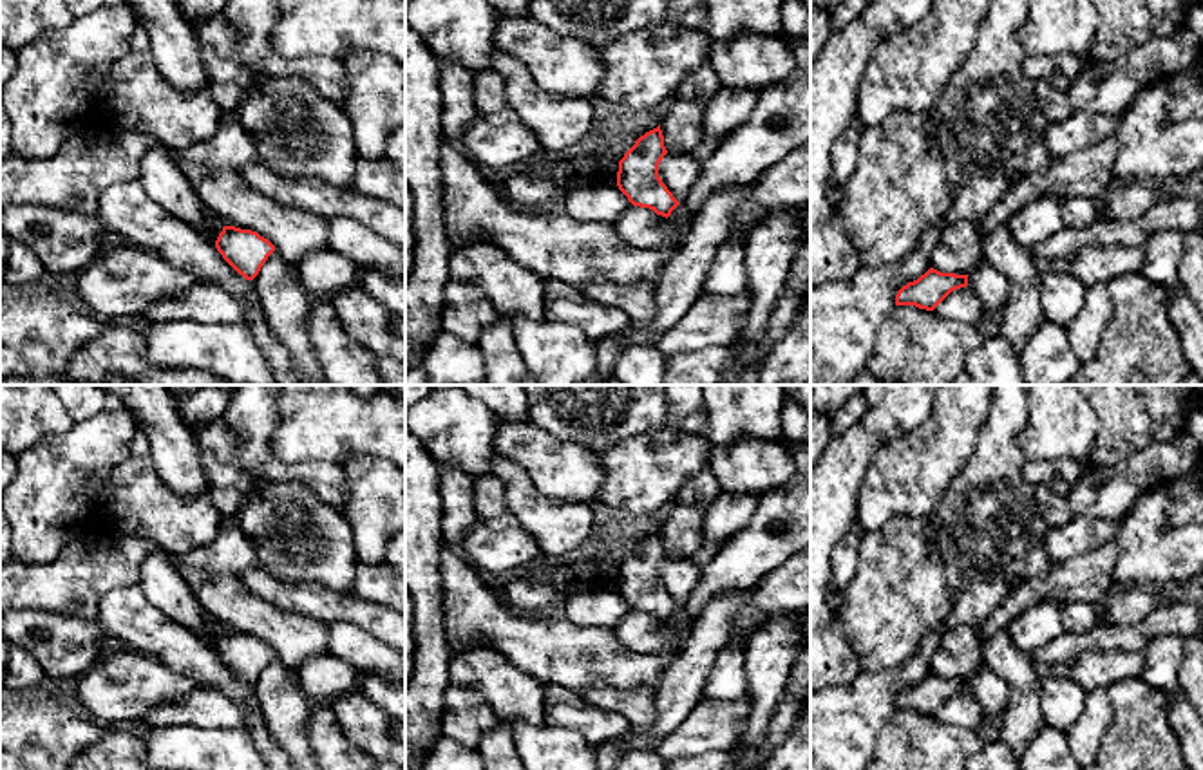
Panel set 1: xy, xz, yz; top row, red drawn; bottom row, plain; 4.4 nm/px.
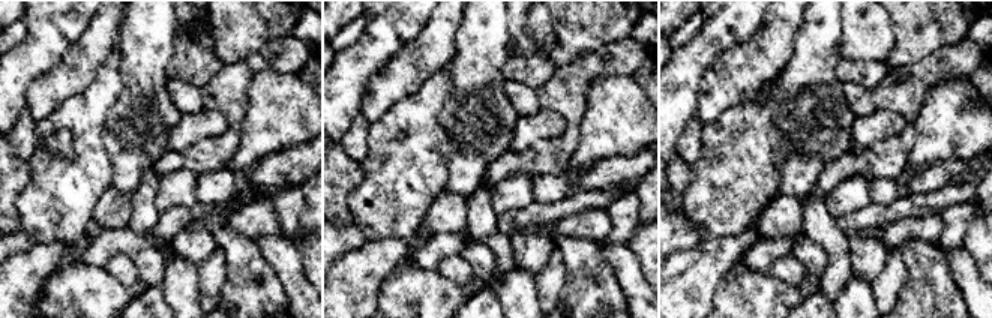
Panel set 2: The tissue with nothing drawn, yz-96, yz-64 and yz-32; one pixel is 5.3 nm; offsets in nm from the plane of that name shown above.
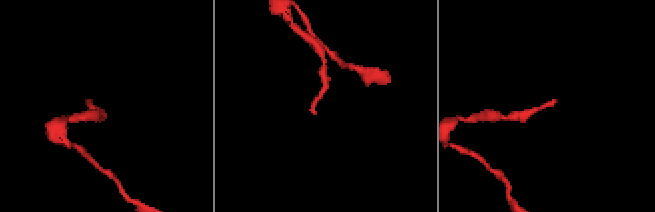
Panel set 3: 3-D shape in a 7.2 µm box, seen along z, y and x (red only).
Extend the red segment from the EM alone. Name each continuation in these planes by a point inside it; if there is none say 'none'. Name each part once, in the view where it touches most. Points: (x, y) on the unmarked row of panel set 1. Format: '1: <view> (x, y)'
1: xz (681, 622)

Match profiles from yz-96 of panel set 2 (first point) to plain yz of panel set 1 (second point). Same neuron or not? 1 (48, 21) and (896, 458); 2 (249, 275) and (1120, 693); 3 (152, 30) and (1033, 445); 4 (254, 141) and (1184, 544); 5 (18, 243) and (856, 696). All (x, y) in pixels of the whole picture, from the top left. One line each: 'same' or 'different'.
1: different
2: same
3: different
4: same
5: different

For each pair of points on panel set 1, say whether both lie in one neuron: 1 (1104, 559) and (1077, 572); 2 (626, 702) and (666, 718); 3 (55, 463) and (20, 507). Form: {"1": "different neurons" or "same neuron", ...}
{"1": "same neuron", "2": "different neurons", "3": "same neuron"}

